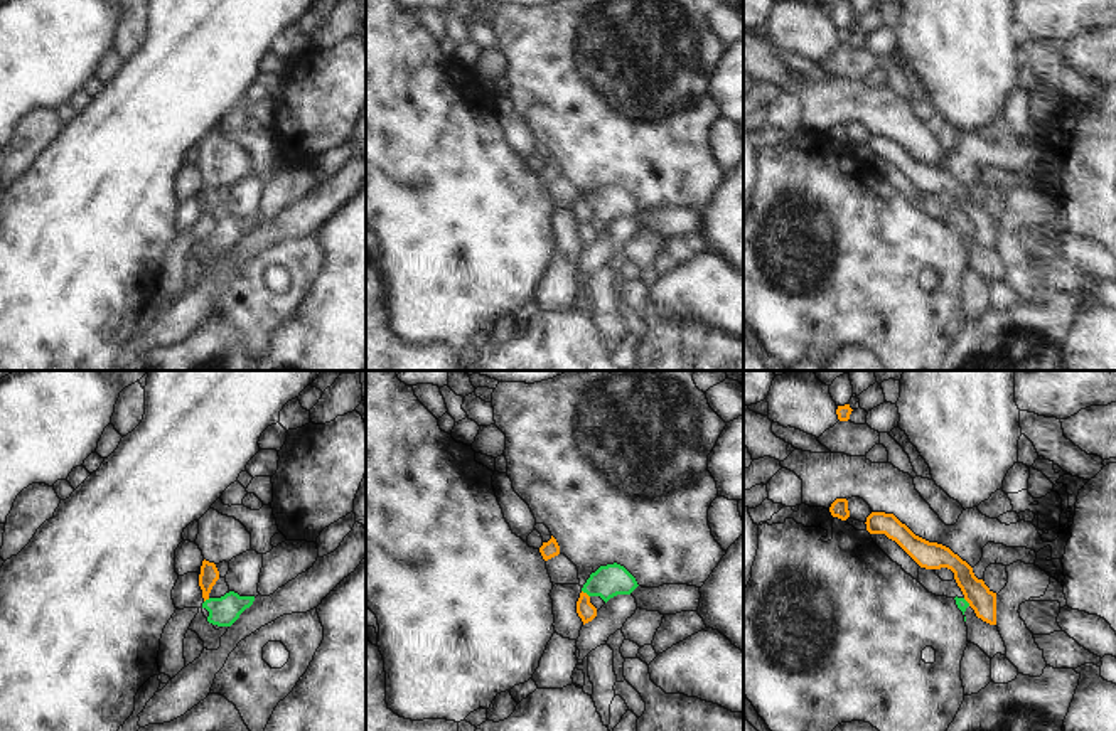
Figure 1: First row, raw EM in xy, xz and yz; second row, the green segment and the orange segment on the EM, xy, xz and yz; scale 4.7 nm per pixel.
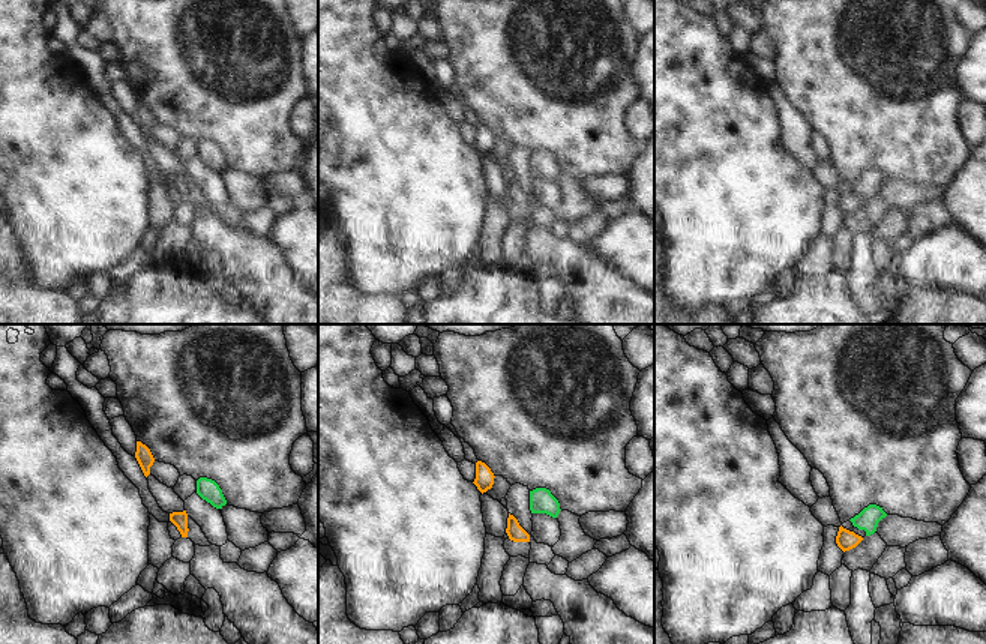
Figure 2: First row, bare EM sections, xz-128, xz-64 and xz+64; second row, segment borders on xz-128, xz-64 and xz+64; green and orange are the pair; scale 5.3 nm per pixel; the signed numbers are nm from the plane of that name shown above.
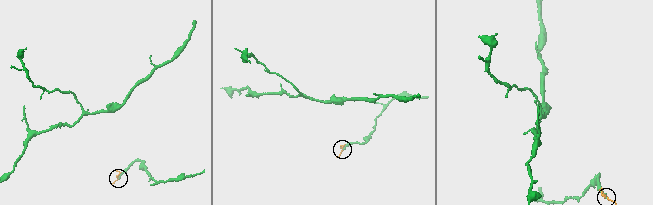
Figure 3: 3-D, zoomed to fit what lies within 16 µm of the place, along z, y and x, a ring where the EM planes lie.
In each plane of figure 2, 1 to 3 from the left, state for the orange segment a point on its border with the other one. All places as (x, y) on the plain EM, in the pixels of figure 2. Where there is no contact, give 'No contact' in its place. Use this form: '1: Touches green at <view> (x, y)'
1: No contact
2: No contact
3: No contact

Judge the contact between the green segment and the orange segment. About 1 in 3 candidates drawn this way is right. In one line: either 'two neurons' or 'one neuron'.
two neurons

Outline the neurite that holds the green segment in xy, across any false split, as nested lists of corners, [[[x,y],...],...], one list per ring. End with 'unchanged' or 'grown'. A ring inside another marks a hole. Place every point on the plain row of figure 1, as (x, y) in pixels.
[[[234,214],[226,216],[221,221],[209,221],[202,226],[202,231],[209,234],[207,244],[217,249],[231,249],[239,237],[249,231],[255,219],[239,219]]]; unchanged

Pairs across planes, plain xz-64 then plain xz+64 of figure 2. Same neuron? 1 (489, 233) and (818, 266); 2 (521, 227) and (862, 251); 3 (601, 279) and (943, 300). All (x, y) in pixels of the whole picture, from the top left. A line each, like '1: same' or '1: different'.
1: same
2: different
3: same

